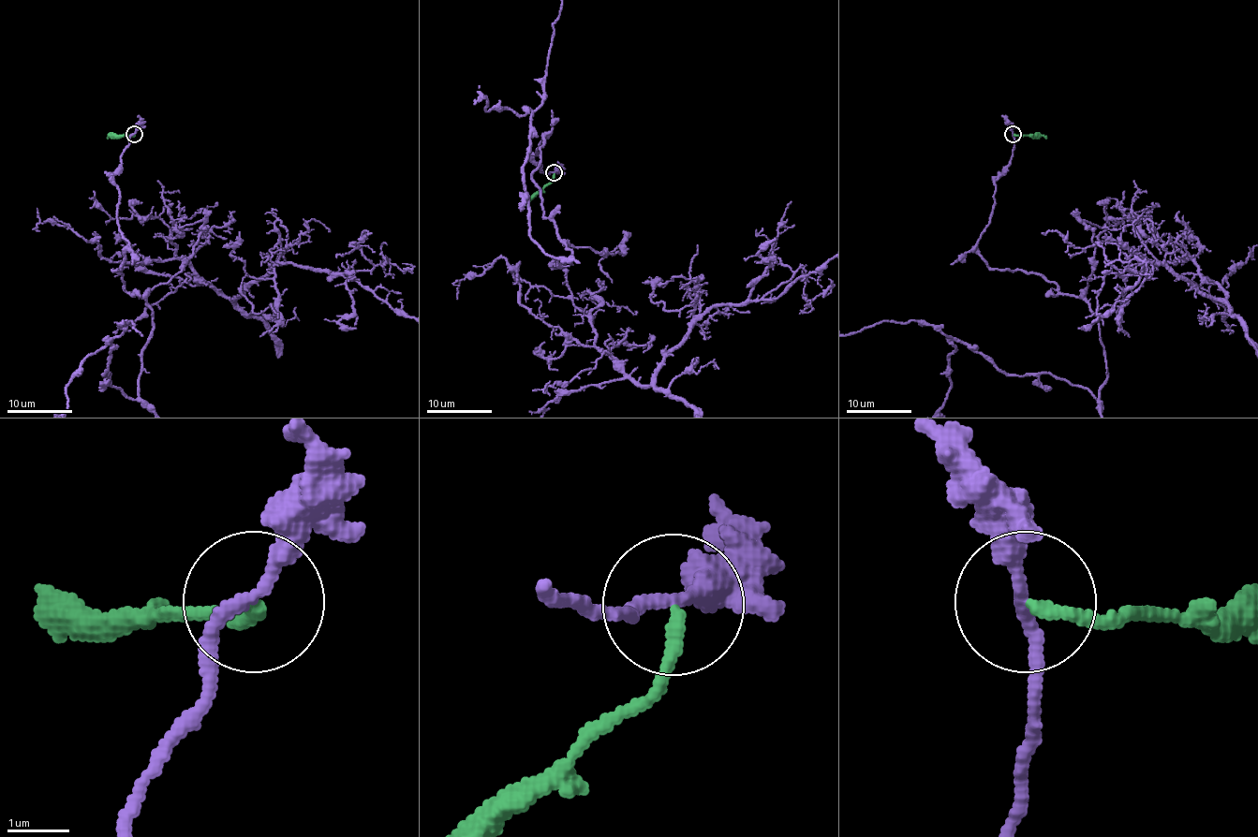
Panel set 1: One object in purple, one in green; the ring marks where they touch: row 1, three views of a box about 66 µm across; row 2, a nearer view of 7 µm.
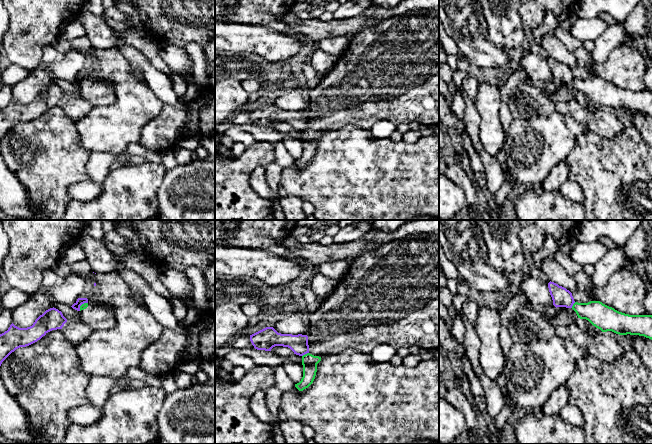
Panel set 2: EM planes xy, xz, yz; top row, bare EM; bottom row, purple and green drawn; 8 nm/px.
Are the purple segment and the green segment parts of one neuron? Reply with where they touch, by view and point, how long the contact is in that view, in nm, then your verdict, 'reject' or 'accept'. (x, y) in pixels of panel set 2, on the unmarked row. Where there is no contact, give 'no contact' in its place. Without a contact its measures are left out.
xz (305, 129) | 70 nm | reject

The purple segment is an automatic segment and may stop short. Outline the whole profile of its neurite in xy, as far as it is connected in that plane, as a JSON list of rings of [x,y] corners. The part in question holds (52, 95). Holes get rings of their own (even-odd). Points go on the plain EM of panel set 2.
[[[53,83],[40,91],[30,103],[19,104],[12,99],[7,107],[0,110],[0,142],[16,125],[37,118],[52,106],[62,105],[66,98],[62,88]]]

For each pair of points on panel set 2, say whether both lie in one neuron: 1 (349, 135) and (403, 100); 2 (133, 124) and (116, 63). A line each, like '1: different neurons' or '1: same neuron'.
1: different neurons
2: same neuron

